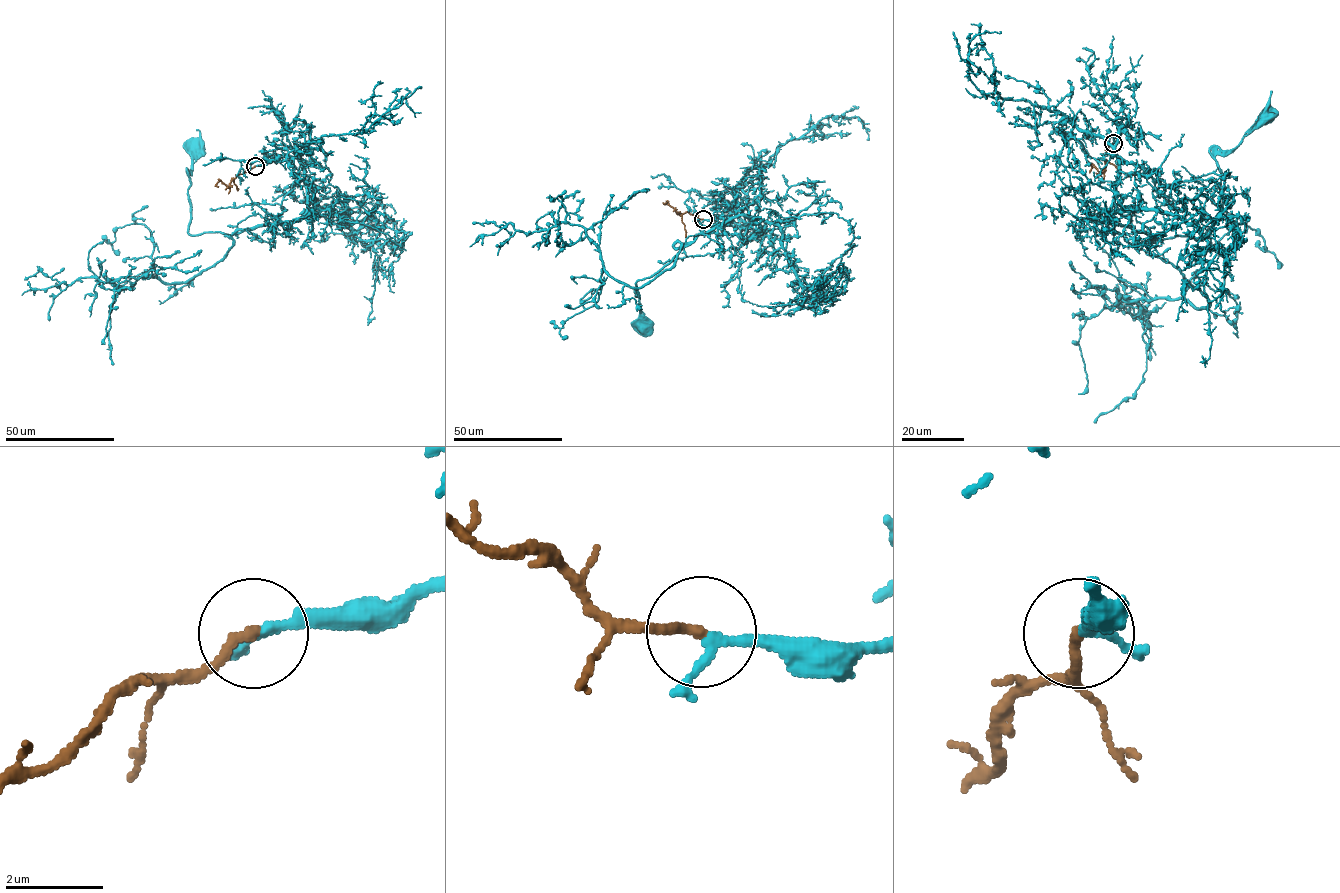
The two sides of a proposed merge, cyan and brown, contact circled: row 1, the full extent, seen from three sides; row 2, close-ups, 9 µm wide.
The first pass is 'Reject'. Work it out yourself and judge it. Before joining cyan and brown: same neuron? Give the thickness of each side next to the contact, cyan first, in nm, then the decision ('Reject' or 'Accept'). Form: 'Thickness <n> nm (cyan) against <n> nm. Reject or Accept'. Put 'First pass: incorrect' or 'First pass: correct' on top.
First pass: incorrect
Thickness 180 nm (cyan) against 220 nm. Accept

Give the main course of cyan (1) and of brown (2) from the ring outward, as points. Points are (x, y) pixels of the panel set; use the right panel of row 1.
1: (1112, 142), (1124, 131), (1108, 220), (1157, 239), (1198, 240), (1221, 211), (1215, 156), (1230, 153), (1265, 114)
2: (1112, 142), (1102, 155), (1103, 171), (1100, 173), (1092, 164), (1089, 172)

